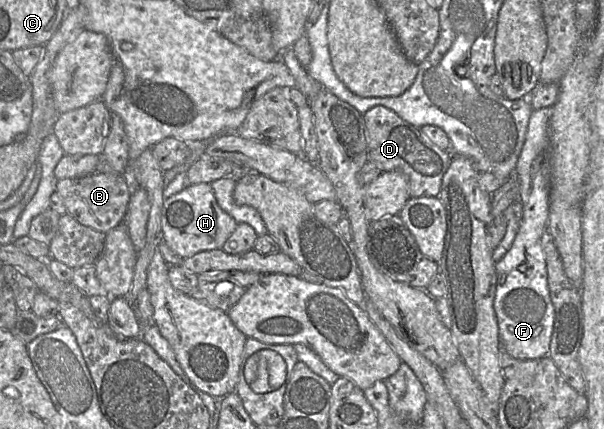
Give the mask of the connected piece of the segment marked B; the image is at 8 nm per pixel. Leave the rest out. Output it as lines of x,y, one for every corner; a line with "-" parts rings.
112,171
58,180
55,192
60,195
67,215
81,225
104,234
123,222
130,200
126,177

